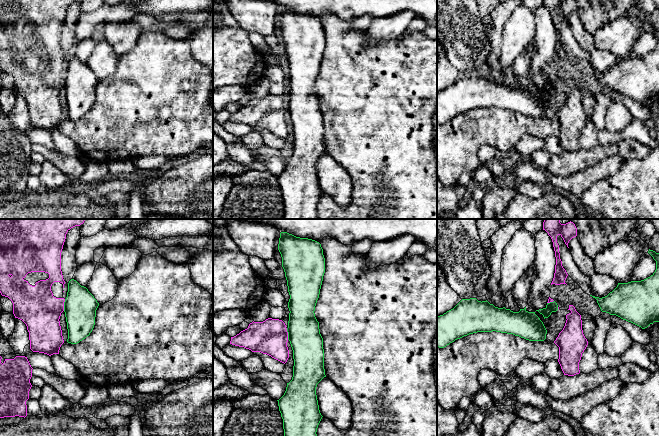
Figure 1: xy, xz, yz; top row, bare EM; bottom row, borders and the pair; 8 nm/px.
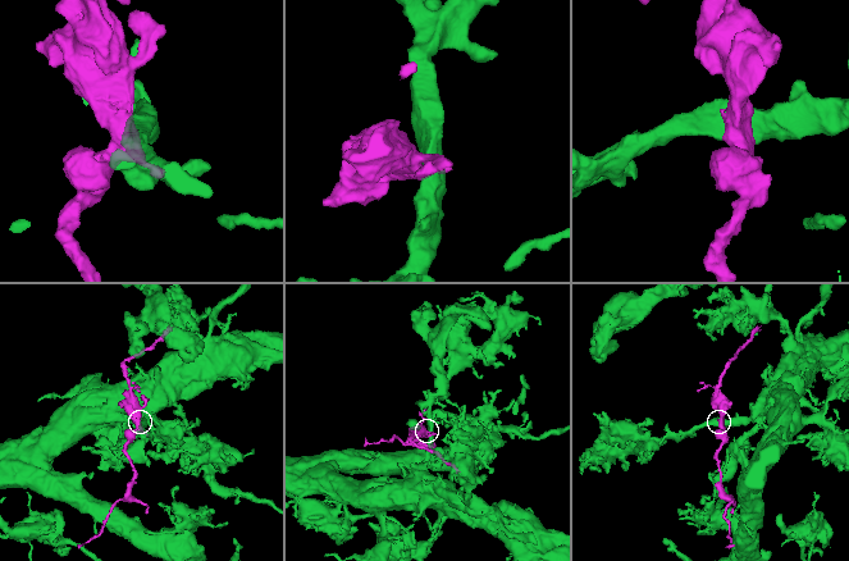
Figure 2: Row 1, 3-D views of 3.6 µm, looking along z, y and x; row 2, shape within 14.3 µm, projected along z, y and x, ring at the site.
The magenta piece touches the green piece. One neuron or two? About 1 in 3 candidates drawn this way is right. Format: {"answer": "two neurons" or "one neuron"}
{"answer": "two neurons"}

